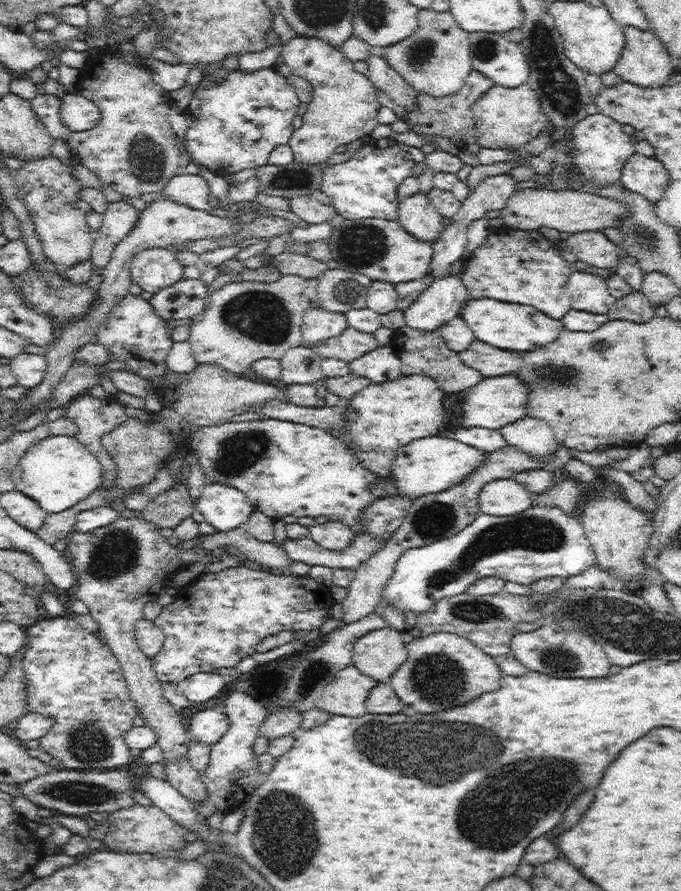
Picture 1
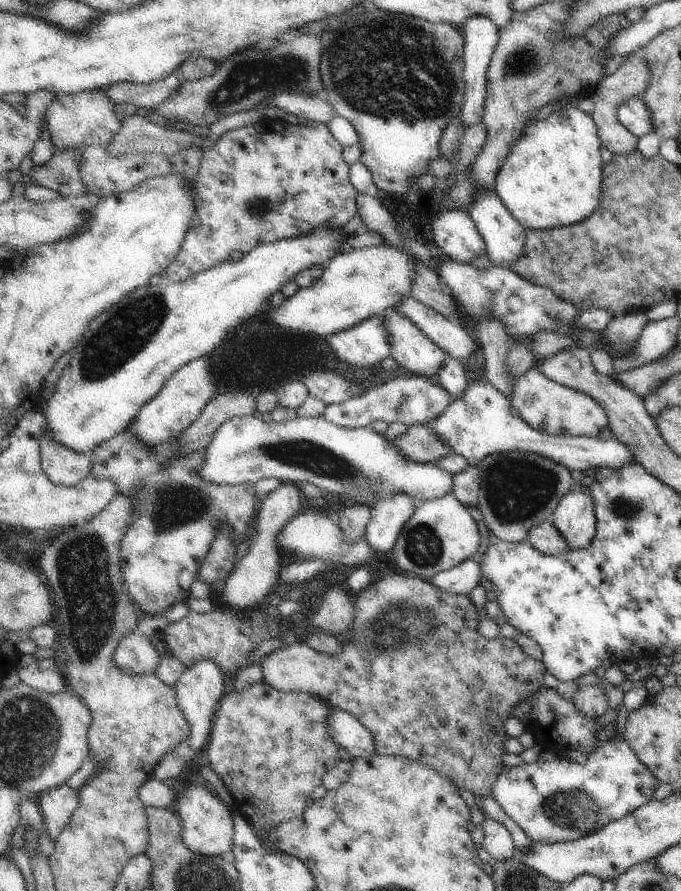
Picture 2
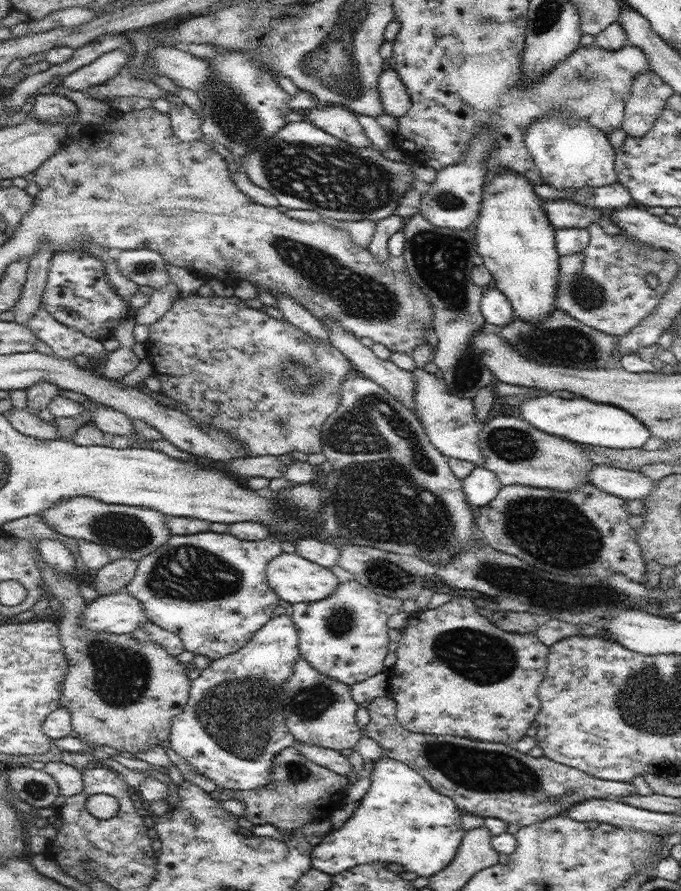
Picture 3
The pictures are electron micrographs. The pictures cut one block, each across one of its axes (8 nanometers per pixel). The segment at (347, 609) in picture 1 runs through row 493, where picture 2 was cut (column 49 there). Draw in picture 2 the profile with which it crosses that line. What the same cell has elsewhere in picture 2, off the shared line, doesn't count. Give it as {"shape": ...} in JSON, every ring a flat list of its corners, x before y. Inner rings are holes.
{"shape":[[47,430,43,436,41,452,47,476,61,488,75,488,93,472,93,454,79,454,55,442]]}

